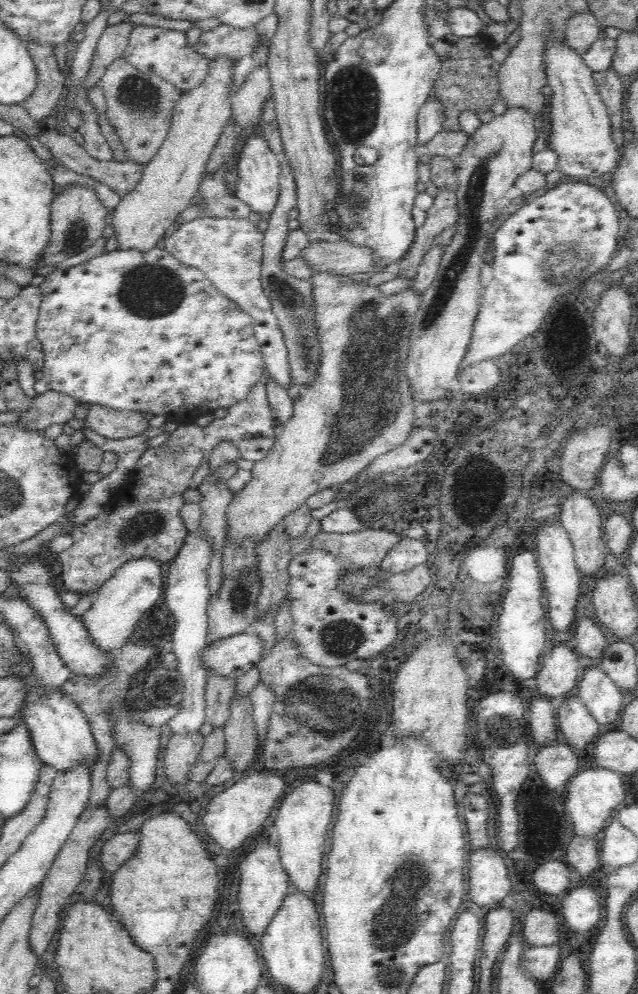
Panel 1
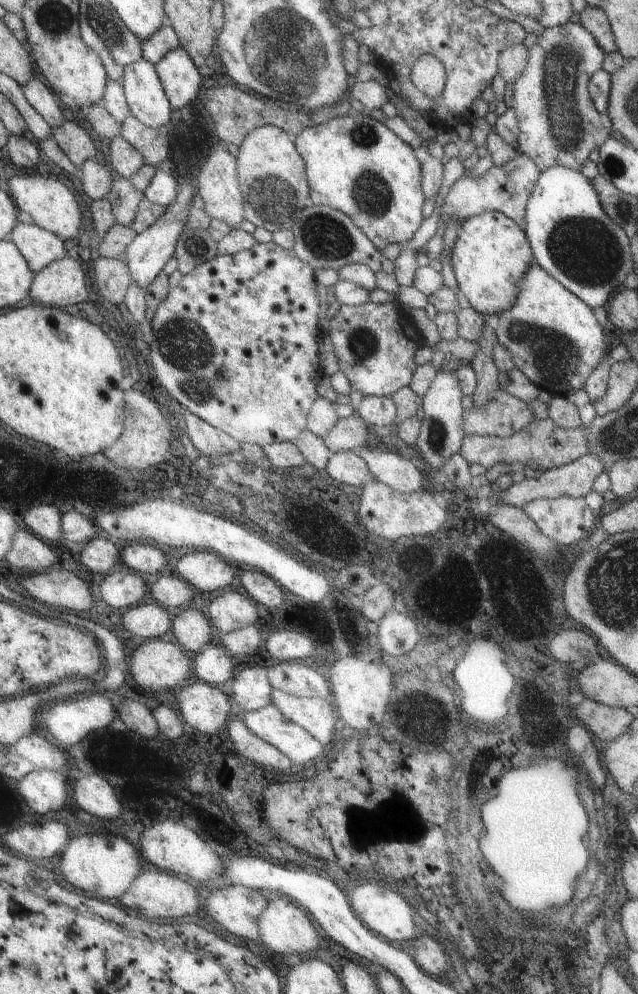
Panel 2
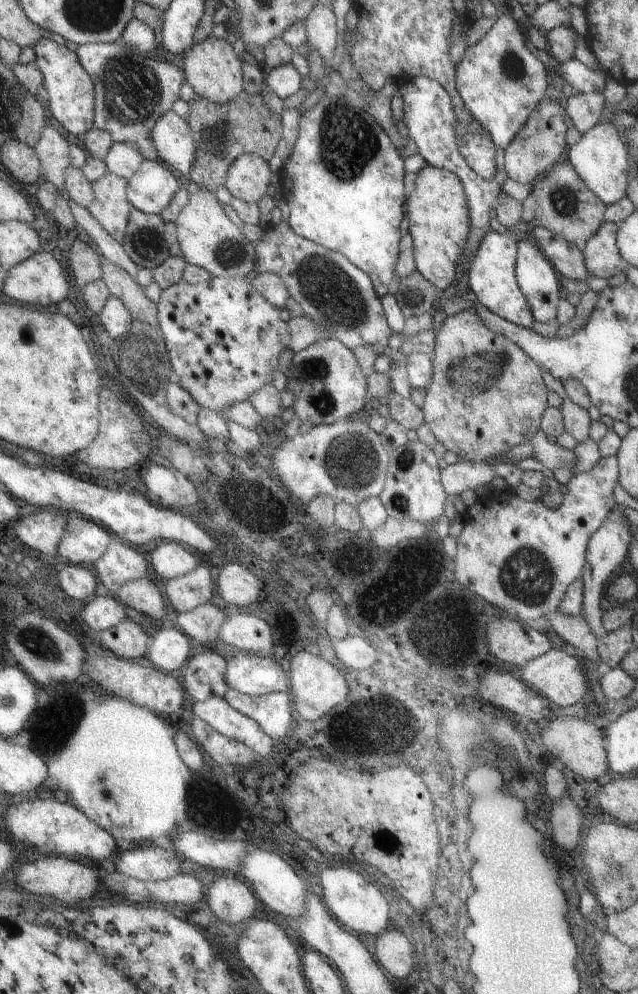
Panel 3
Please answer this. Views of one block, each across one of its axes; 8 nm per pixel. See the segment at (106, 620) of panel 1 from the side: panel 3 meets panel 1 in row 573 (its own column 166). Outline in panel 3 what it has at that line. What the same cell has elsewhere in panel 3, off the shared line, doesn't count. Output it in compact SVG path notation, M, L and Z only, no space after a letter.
M169 110L155 120L149 138L155 146L157 160L176 175L187 175L195 158L195 148L185 119Z

